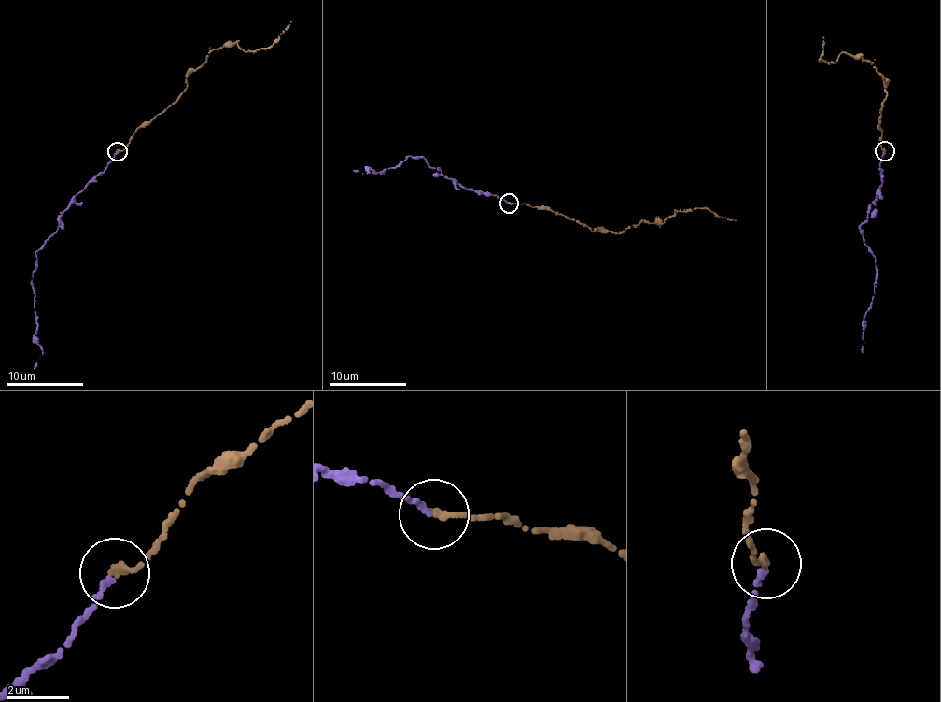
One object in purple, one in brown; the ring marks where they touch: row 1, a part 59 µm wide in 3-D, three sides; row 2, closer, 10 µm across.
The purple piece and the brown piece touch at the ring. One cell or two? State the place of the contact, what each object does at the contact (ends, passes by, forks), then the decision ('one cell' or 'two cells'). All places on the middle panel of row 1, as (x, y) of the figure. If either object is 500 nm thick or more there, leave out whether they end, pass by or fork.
(509, 203) | purple ends | brown ends | one cell

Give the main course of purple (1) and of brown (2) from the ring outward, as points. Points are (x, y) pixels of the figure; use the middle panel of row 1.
1: (508, 203), (468, 190), (425, 160), (408, 157), (372, 174), (371, 169), (354, 170)
2: (509, 203), (549, 208), (594, 231), (619, 234), (663, 220), (676, 209), (705, 208), (737, 221)

